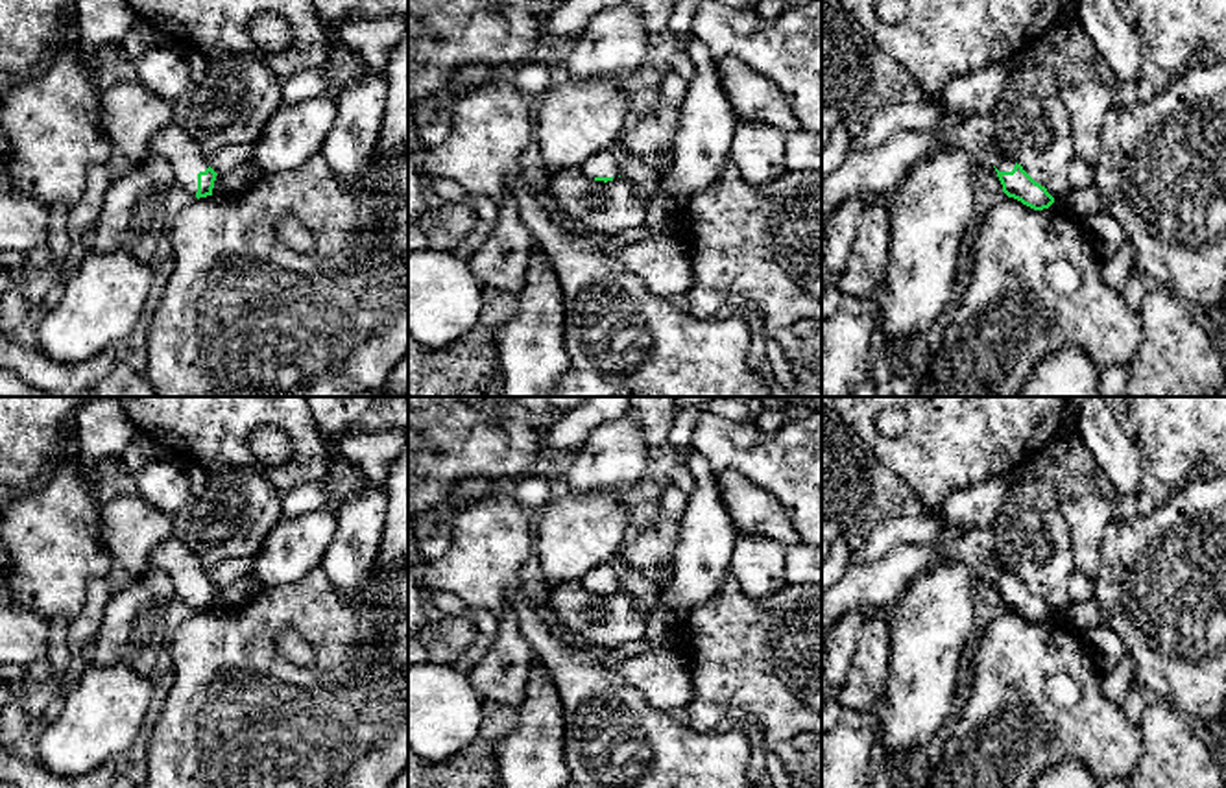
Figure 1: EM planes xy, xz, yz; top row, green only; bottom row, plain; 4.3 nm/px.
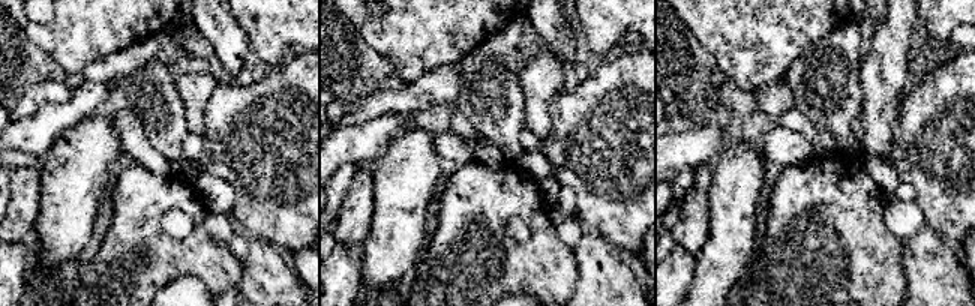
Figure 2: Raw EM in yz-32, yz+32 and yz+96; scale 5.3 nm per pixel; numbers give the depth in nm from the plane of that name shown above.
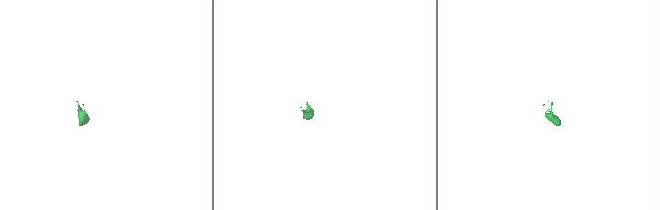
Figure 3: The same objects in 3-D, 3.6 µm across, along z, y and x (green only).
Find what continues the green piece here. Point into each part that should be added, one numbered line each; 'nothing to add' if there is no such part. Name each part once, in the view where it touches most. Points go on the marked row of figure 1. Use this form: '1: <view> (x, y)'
1: xy (172, 143)

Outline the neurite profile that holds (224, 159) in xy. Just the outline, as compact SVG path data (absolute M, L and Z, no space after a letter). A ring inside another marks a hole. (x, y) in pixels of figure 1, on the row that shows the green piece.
M255 142L231 144L205 157L207 164L220 175L251 161Z

